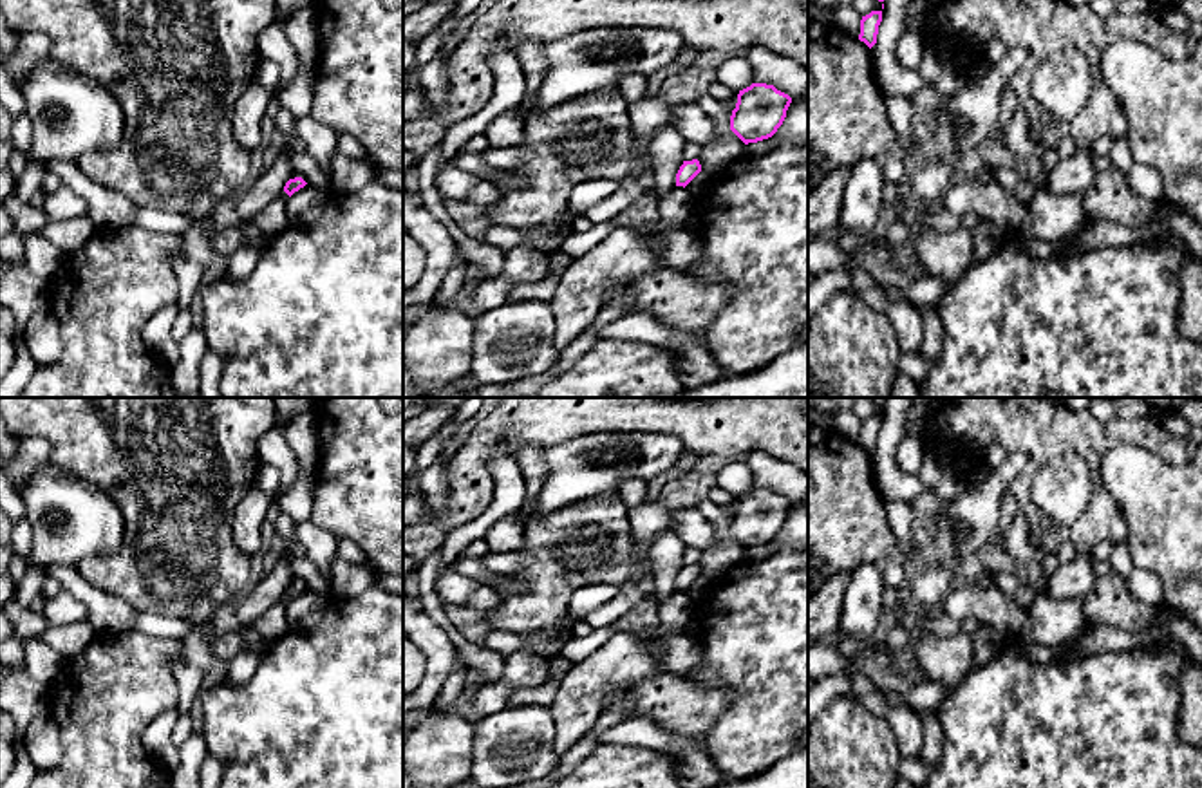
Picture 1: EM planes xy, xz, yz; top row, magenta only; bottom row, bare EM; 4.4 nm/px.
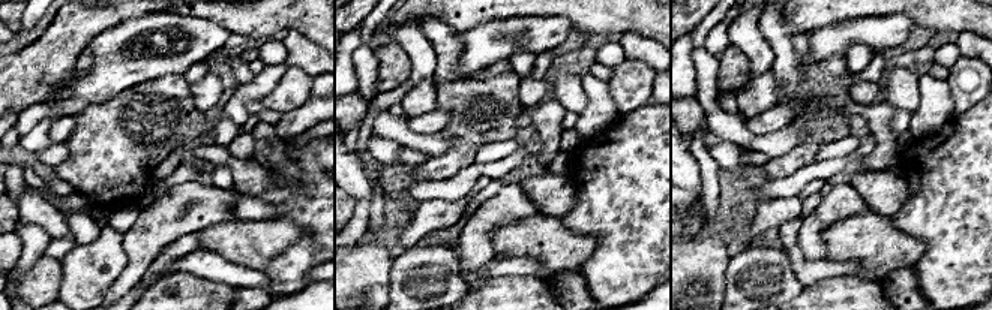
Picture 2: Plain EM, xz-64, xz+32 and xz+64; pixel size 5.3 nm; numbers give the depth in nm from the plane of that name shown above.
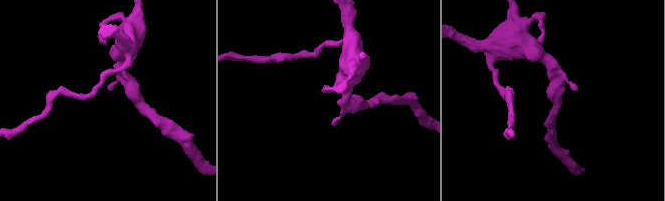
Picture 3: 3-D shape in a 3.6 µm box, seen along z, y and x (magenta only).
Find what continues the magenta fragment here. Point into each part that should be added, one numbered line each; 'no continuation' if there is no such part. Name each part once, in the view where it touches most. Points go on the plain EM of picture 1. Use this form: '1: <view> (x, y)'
no continuation

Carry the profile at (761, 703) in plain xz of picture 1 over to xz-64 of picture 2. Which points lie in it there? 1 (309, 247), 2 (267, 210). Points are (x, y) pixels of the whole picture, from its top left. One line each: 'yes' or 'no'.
1: yes
2: no

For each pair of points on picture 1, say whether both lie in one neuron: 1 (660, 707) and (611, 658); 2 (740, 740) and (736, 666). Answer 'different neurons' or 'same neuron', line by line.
1: different neurons
2: same neuron

